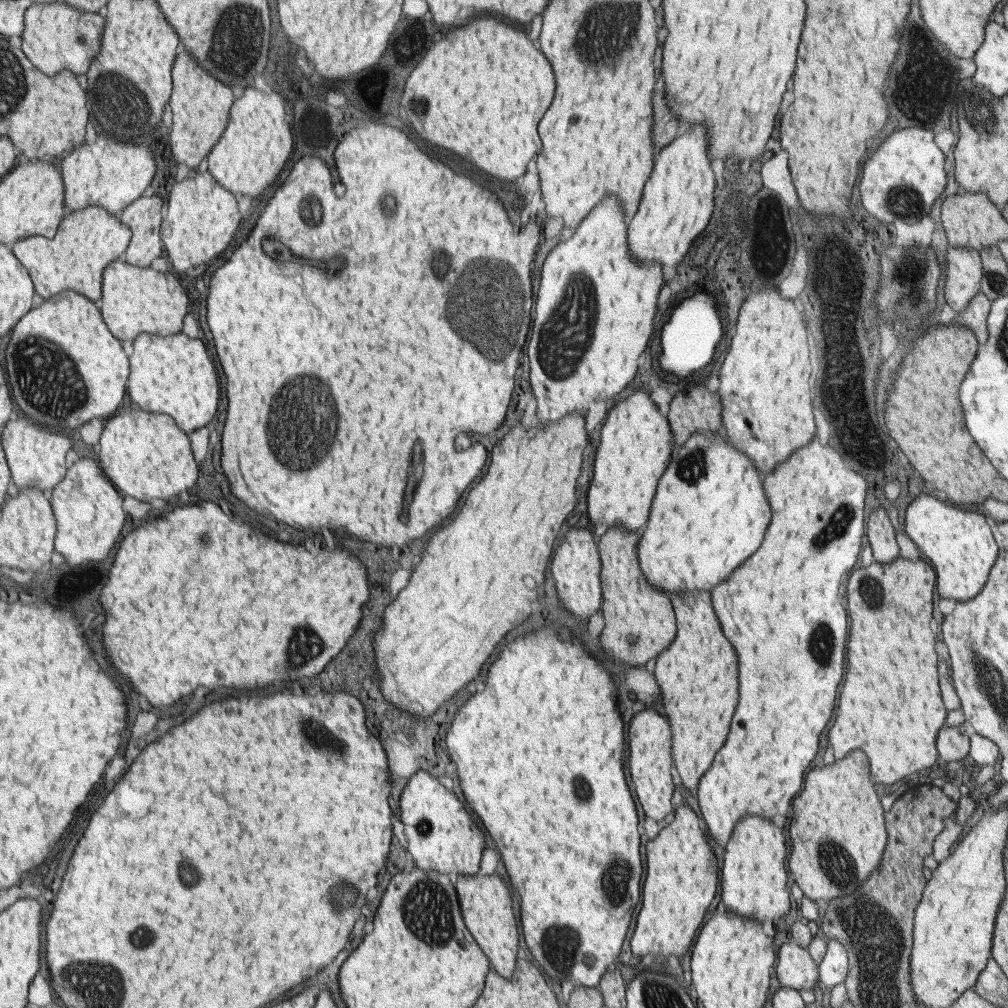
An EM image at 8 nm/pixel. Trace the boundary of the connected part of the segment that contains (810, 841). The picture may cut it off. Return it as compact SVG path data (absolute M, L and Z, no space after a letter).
M854 750L832 765L812 770L804 780L800 795L793 798L792 858L788 858L788 868L809 900L846 897L880 868L887 829L885 812L871 780L870 765L863 750Z

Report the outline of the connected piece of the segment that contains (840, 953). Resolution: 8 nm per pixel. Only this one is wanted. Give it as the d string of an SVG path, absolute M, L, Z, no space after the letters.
M830 938L827 950L820 961L819 983L826 991L837 984L844 983L849 969L849 960L844 946L835 938Z

